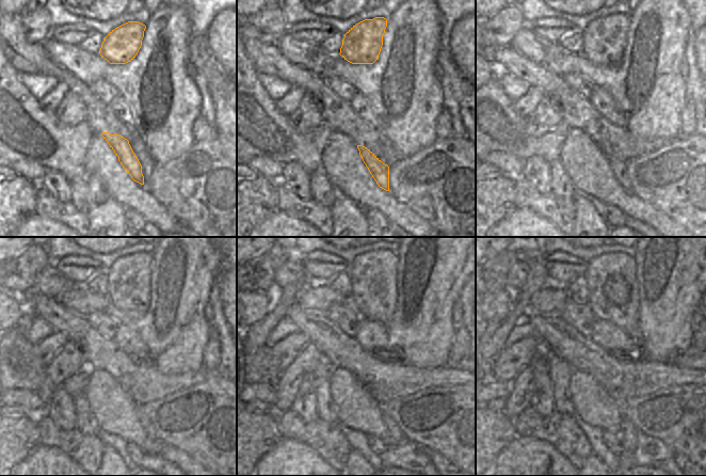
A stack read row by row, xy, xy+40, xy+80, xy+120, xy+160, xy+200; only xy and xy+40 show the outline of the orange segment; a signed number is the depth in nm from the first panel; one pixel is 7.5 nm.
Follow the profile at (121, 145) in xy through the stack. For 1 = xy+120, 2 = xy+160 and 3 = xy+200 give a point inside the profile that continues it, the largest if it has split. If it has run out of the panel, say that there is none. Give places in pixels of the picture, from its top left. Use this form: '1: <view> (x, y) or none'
1: xy+120 (142, 414)
2: xy+160 (395, 434)
3: xy+200 (630, 433)

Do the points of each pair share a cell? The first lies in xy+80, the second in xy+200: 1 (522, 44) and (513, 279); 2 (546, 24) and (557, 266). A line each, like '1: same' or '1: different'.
1: same
2: same

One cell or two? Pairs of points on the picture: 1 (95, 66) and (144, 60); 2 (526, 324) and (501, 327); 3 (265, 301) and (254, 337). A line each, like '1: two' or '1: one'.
1: two
2: two
3: two

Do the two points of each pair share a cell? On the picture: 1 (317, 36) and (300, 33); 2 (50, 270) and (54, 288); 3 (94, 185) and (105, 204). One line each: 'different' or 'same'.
1: same
2: same
3: same

